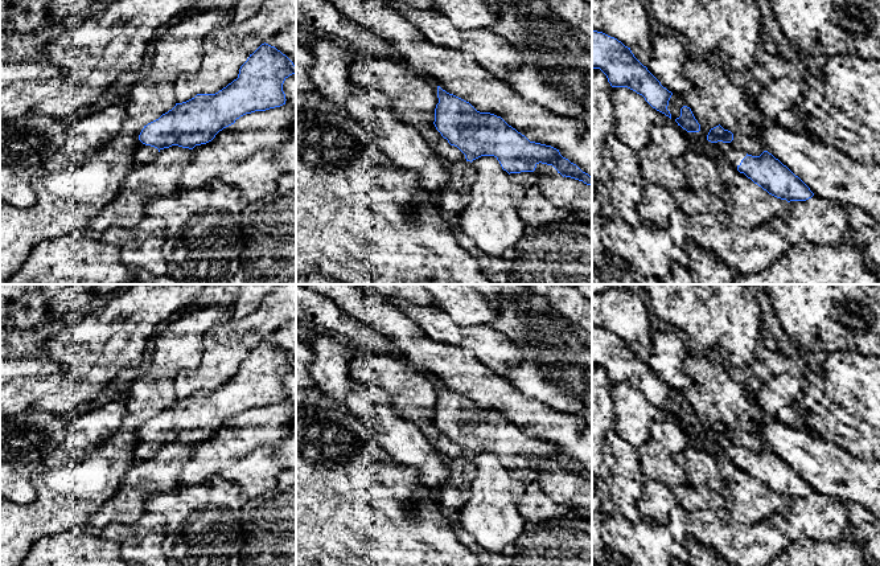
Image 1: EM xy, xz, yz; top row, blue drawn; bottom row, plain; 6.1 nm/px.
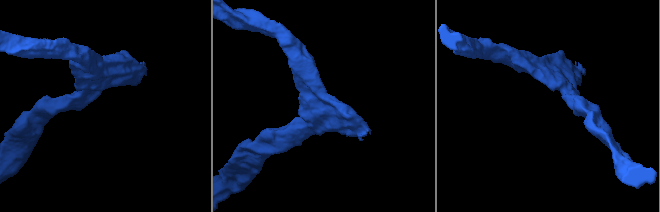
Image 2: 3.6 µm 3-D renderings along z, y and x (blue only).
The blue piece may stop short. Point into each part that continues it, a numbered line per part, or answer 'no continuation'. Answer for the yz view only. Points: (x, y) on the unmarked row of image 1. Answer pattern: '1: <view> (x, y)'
1: yz (733, 452)

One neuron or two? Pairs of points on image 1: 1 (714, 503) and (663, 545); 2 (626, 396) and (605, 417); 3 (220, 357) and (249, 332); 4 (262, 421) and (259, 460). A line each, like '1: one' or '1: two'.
1: two
2: two
3: one
4: two

